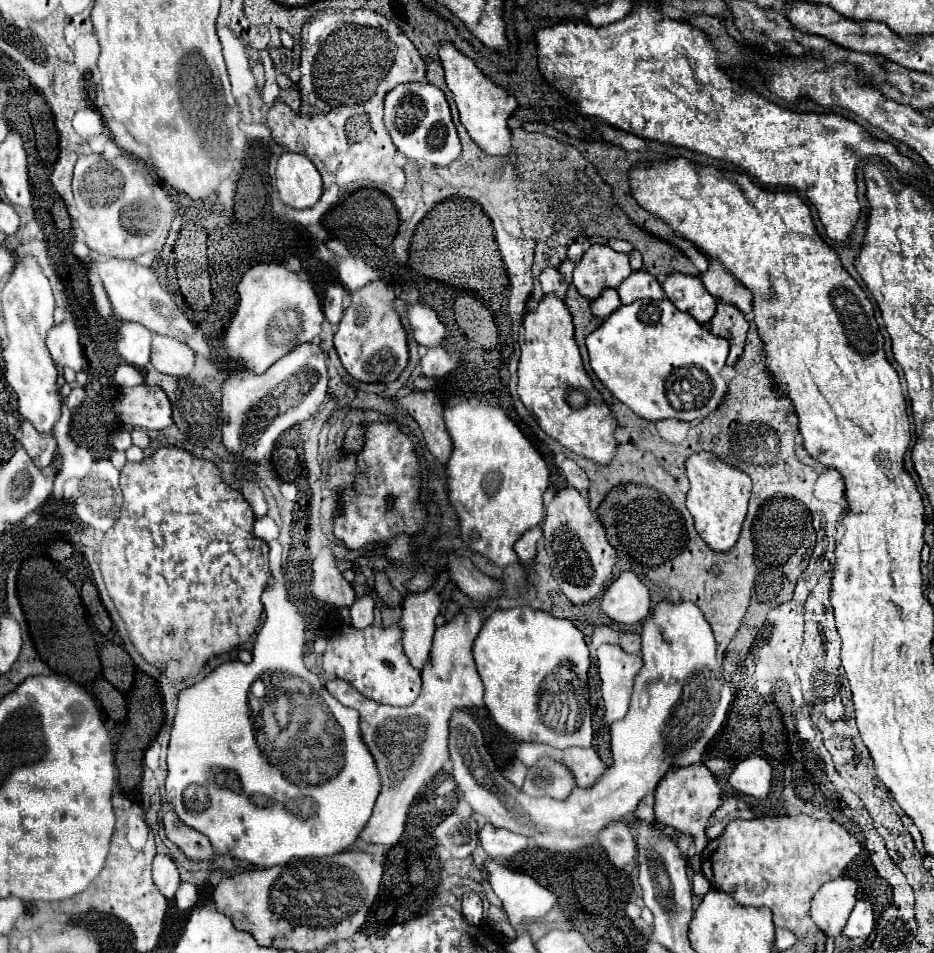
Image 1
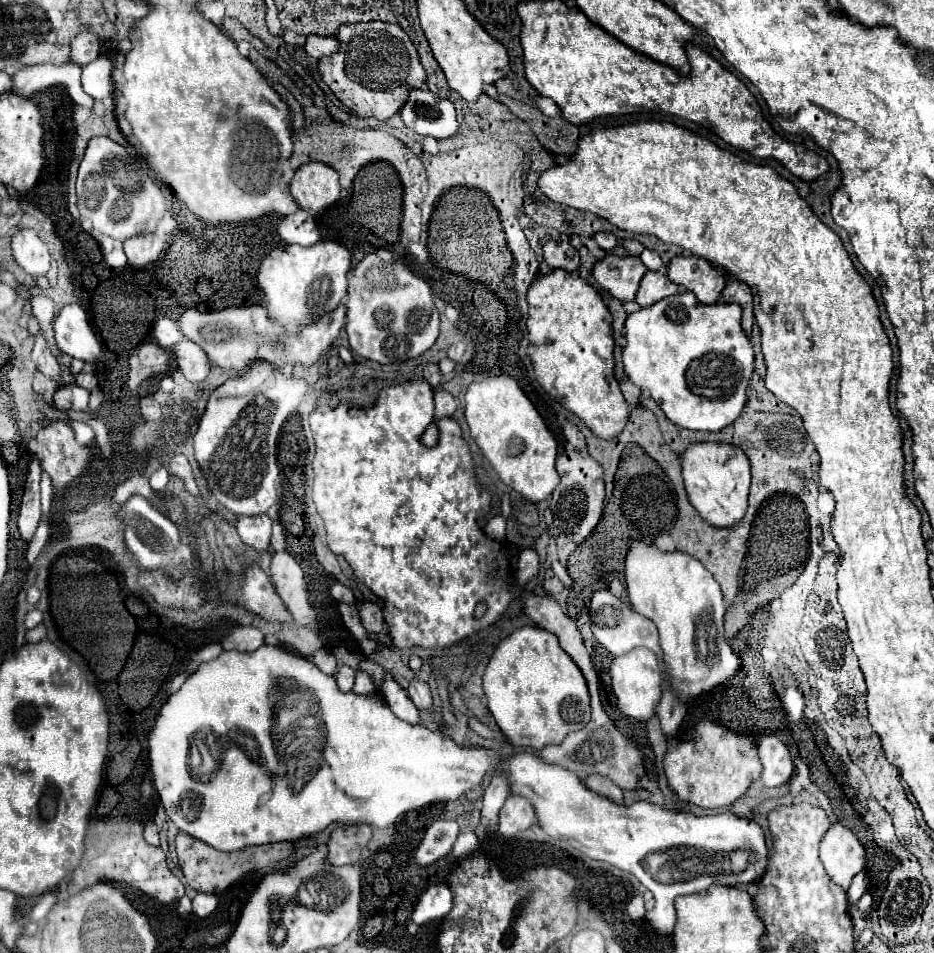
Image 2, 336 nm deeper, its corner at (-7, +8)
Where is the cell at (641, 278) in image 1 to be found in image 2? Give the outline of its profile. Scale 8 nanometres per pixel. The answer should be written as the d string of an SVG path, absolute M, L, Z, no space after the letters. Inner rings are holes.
M647 271L641 279L641 287L637 291L637 303L641 307L649 307L657 303L659 299L665 299L669 295L675 295L679 291L679 285L673 283L667 275L661 275L657 271Z

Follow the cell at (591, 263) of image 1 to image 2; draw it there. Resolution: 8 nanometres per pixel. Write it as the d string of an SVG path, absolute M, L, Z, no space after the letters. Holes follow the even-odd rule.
M607 255L595 265L593 277L605 291L609 291L615 299L625 303L635 299L639 281L645 275L645 271L647 269L643 267L643 261L639 257Z

